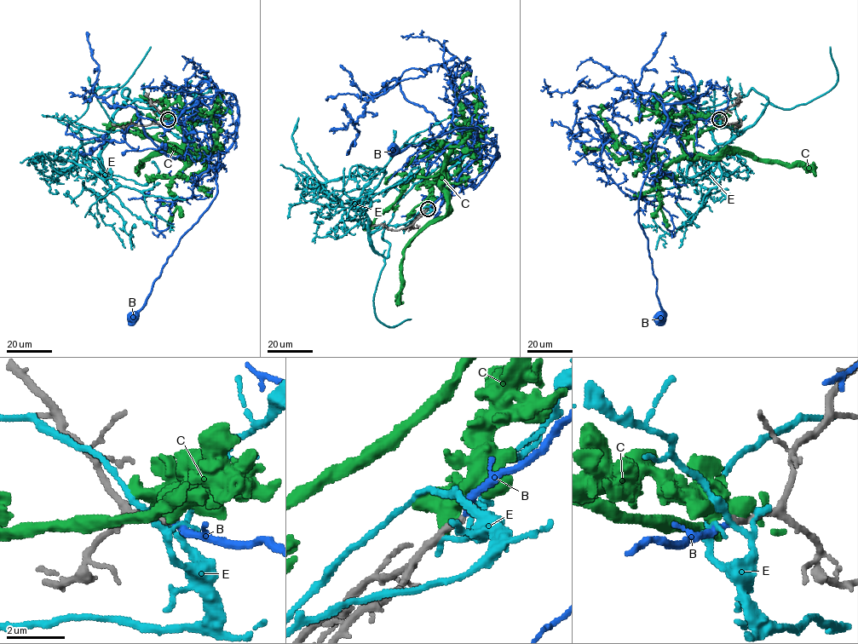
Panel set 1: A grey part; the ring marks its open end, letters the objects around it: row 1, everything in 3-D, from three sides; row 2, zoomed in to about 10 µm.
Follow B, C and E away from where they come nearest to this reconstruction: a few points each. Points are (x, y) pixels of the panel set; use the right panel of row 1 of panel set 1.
B: (719, 119), (683, 120), (670, 125), (665, 133), (669, 120), (649, 156), (638, 221), (647, 238), (661, 317)
C: (720, 118), (696, 117), (680, 132), (682, 148), (690, 157), (750, 152), (760, 160), (807, 166), (815, 175)
E: (722, 118), (722, 127), (743, 130), (768, 100), (751, 89), (696, 108), (681, 124), (635, 148), (620, 137)

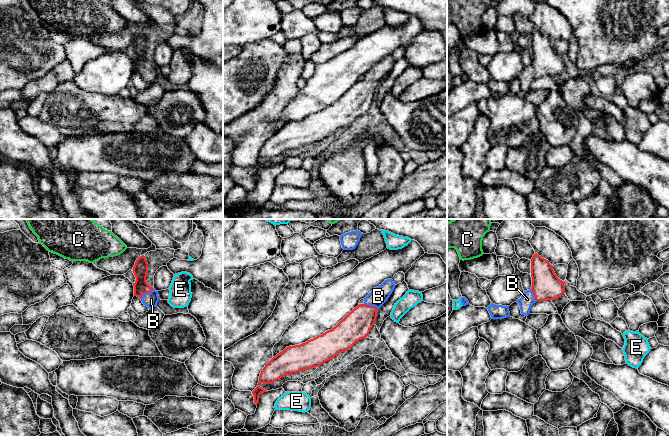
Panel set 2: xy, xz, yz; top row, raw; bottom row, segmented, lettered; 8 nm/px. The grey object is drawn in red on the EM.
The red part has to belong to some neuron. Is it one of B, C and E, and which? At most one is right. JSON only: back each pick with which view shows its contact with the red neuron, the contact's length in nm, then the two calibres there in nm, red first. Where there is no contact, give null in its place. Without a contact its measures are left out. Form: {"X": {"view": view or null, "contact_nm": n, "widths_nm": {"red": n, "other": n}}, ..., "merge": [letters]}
{"B": {"view": "xy", "contact_nm": 140, "widths_nm": {"red": 120, "other": 120}}, "merge": ["B"]}

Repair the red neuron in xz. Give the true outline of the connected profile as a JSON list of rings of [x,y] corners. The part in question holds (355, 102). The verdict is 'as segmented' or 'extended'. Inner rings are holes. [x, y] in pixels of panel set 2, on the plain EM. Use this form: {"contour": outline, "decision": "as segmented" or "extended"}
{"contour": [[[392,55],[385,56],[364,74],[363,80],[359,80],[349,88],[331,106],[300,121],[286,123],[265,141],[260,149],[258,159],[272,160],[285,151],[318,143],[334,134],[338,129],[351,125],[356,118],[367,113],[372,102],[375,100],[378,85],[388,76],[395,62]]], "decision": "extended"}

